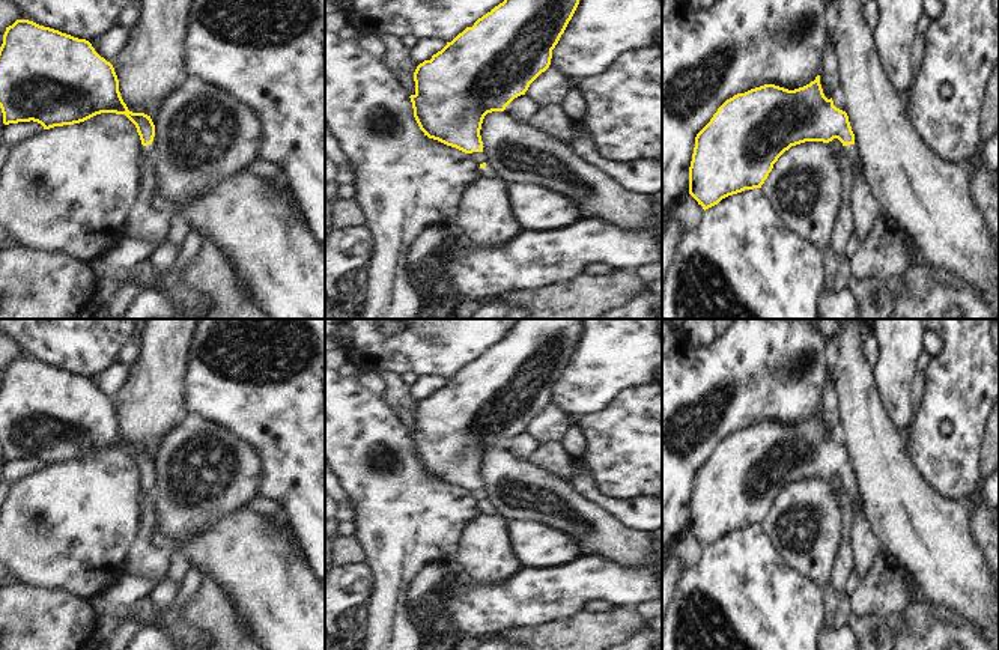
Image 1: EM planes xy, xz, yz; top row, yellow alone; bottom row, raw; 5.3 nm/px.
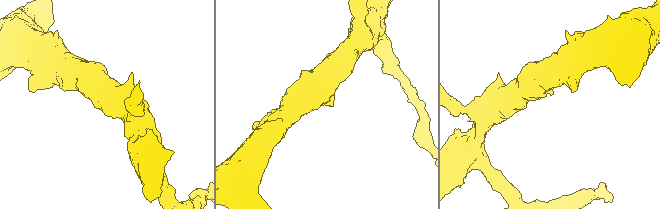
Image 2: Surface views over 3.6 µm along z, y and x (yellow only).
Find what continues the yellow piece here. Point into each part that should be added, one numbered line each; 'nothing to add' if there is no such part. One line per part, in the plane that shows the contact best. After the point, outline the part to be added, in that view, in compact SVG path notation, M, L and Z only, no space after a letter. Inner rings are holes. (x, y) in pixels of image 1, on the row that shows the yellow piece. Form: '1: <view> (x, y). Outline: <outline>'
1: yz (864, 206). Outline: M856 144L844 146L846 156L850 159L853 172L861 161L861 155ZM865 173L853 175L852 182L852 212L855 215L855 235L864 239L873 227L876 217L880 212L880 206L871 194Z

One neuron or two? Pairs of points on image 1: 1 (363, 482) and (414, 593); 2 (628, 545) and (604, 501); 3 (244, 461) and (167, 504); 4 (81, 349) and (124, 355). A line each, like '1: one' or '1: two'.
1: two
2: two
3: one
4: two

